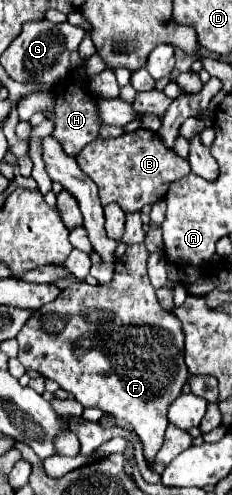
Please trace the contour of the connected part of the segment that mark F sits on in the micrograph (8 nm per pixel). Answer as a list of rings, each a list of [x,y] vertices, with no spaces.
[[[145,244],[127,246],[123,258],[115,262],[113,292],[109,286],[97,284],[97,292],[85,292],[85,302],[55,300],[49,304],[49,308],[45,308],[45,318],[29,318],[29,322],[25,322],[17,334],[17,342],[19,362],[27,370],[35,370],[43,378],[57,382],[85,408],[99,408],[111,416],[119,416],[131,422],[135,434],[141,438],[145,462],[153,464],[169,424],[165,410],[169,408],[169,402],[173,402],[173,398],[177,398],[181,392],[189,372],[183,362],[185,334],[181,322],[173,312],[167,312],[159,306],[155,290],[147,278],[147,258],[149,252]]]

